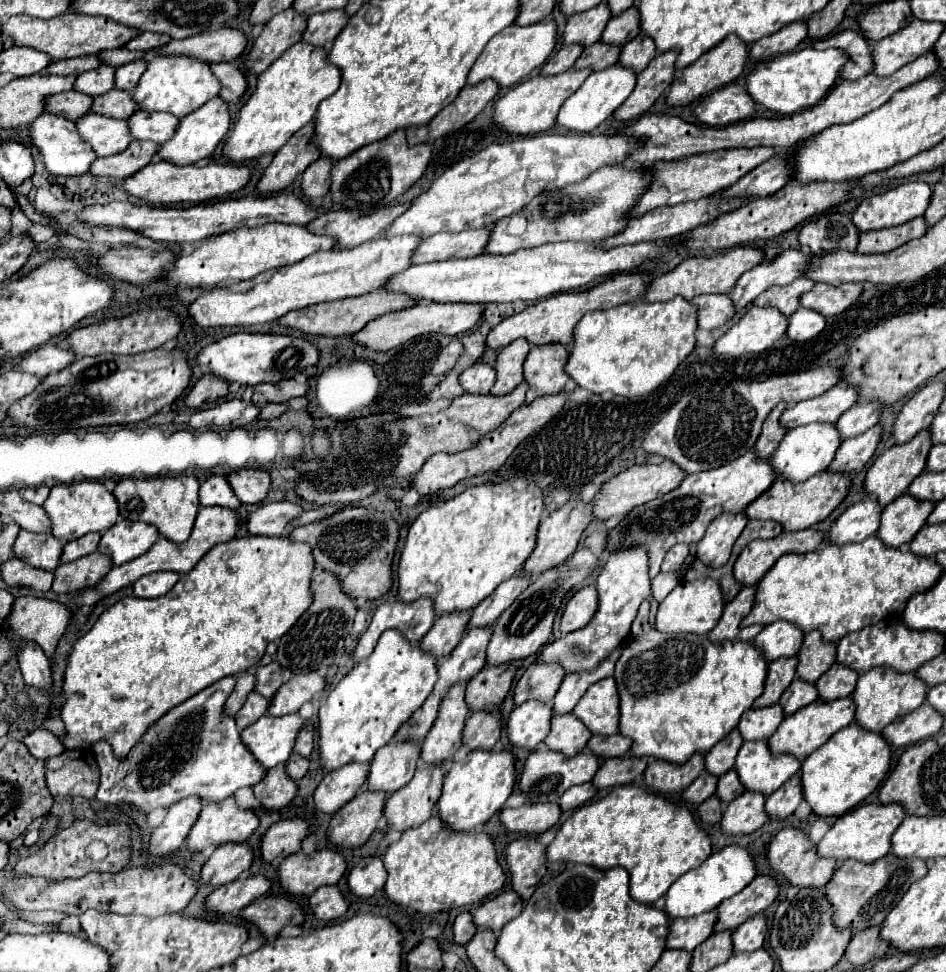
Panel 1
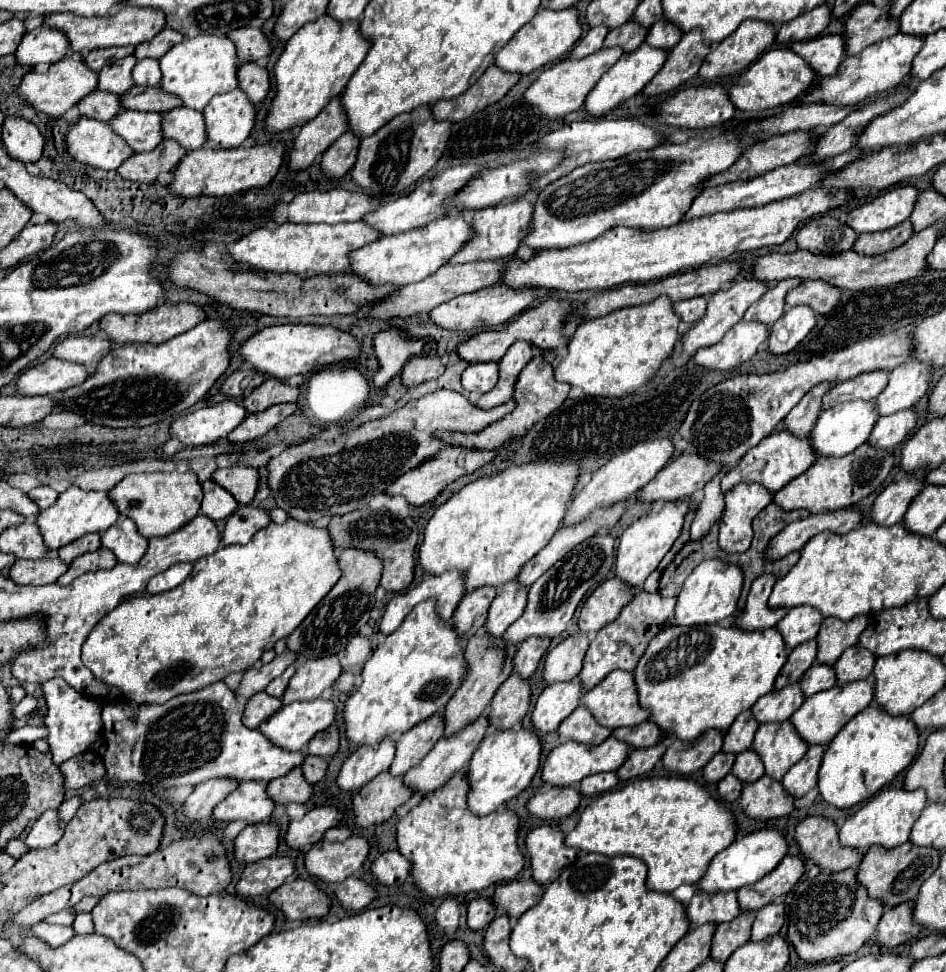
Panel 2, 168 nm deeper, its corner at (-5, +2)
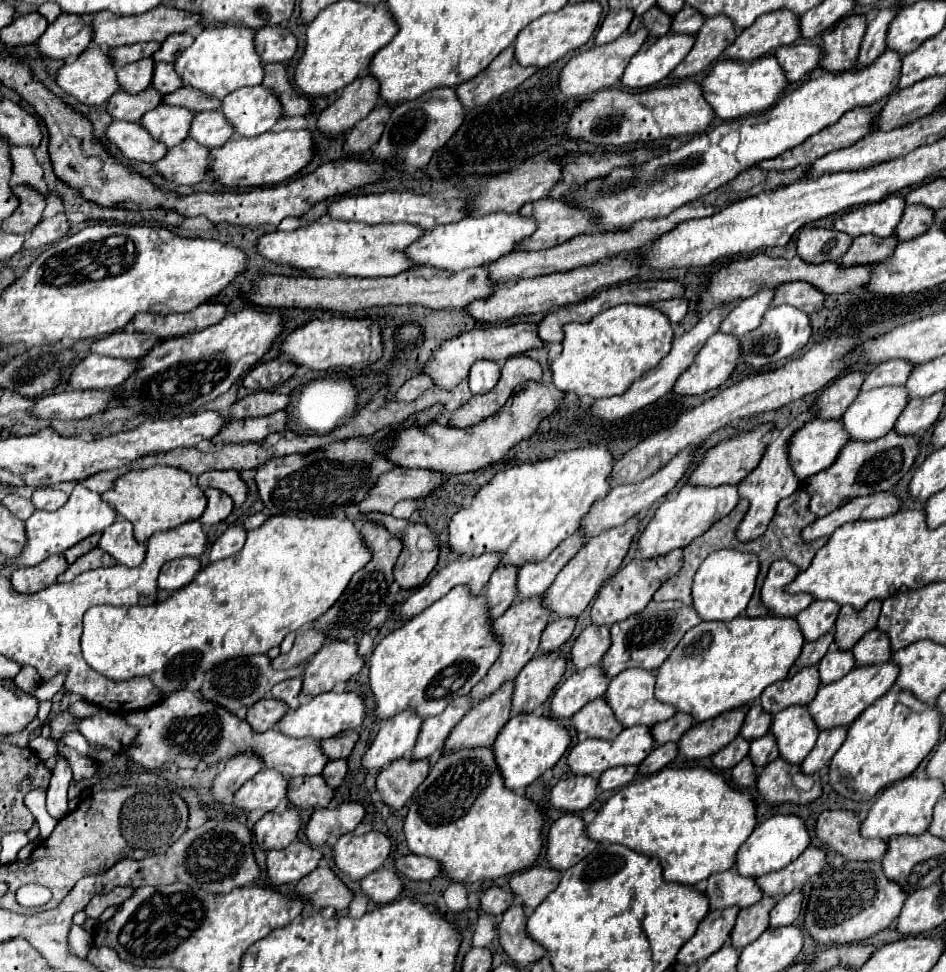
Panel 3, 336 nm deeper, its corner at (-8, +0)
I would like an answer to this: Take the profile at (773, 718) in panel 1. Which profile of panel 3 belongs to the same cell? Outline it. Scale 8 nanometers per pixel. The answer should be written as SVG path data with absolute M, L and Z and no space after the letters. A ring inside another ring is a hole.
M818 667L800 669L794 677L782 679L780 683L766 687L762 695L764 711L776 715L778 711L792 707L792 705L808 705L818 691L820 675Z

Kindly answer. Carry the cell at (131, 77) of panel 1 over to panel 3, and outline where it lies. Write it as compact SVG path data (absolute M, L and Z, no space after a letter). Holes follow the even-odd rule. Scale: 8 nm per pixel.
M156 63L152 87L156 87L162 95L170 95L172 91L184 87L184 81L174 69L174 63Z

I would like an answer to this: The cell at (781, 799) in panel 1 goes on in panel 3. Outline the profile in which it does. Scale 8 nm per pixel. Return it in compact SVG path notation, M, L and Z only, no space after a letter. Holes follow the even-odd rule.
M832 727L832 731L820 731L820 737L818 737L814 749L802 763L802 773L814 775L820 769L824 769L832 761L834 753L840 749L840 745L844 743L846 733L848 733L848 727Z

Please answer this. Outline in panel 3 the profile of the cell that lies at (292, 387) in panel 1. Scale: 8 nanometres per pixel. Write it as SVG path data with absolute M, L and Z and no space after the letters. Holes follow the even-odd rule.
M256 391L256 393L250 393L244 399L236 401L230 407L230 419L272 415L276 411L286 409L288 401L290 401L288 395L278 395L278 393L270 393L270 391Z

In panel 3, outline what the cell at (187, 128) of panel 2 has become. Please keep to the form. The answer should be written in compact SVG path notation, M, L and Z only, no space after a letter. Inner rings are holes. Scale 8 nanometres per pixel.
M222 111L196 113L190 127L190 137L208 149L224 145L232 135L232 125L228 123L228 119L224 119Z

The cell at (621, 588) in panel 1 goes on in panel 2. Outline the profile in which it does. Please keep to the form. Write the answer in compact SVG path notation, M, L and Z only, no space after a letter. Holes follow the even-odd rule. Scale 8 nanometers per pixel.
M681 501L679 505L665 503L665 507L659 513L647 513L639 521L629 525L625 529L625 533L621 535L621 543L619 543L619 549L617 549L615 575L623 583L627 583L629 587L635 587L635 589L643 587L649 573L653 573L657 569L659 561L665 557L665 553L671 549L673 541L677 539L681 527L683 527L683 519L685 519L687 511L689 511L687 501Z

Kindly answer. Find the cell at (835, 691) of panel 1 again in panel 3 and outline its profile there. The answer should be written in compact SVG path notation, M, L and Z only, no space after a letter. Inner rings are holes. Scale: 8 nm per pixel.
M868 631L852 649L856 657L856 665L868 665L868 663L884 663L892 657L892 649L888 643L888 635L882 631Z

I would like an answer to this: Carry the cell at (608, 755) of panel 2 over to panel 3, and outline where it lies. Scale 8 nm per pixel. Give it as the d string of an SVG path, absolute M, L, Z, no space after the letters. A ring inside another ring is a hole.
M634 725L624 729L616 739L612 741L600 741L600 739L584 739L580 741L568 755L568 765L576 775L600 775L604 769L618 767L618 765L640 765L648 751L654 747L654 737L652 737L652 727L644 725Z

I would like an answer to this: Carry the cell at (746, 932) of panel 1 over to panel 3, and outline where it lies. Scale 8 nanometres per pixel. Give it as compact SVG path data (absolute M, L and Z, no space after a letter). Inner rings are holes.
M800 889L782 897L770 913L770 927L780 927L780 925L794 923L798 919L800 911L802 911L802 899L804 897L802 897Z

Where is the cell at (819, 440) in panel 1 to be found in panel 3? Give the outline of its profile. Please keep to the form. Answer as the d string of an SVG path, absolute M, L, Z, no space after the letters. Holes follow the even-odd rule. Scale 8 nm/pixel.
M904 385L862 391L848 407L842 421L852 441L874 441L894 429L896 419L908 405L908 389Z

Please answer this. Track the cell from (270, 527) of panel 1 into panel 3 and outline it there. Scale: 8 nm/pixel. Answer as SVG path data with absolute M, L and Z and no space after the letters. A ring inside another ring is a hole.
M236 525L236 527L230 527L226 529L218 539L216 543L210 547L210 553L208 553L208 559L210 561L220 561L220 559L226 559L234 553L238 553L242 549L246 541L246 529Z

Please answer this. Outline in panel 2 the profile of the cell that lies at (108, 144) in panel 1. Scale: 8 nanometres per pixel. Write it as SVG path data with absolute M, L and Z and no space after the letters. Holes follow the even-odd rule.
M121 111L109 121L113 133L117 133L135 153L151 151L163 139L161 135L161 113L143 111Z

